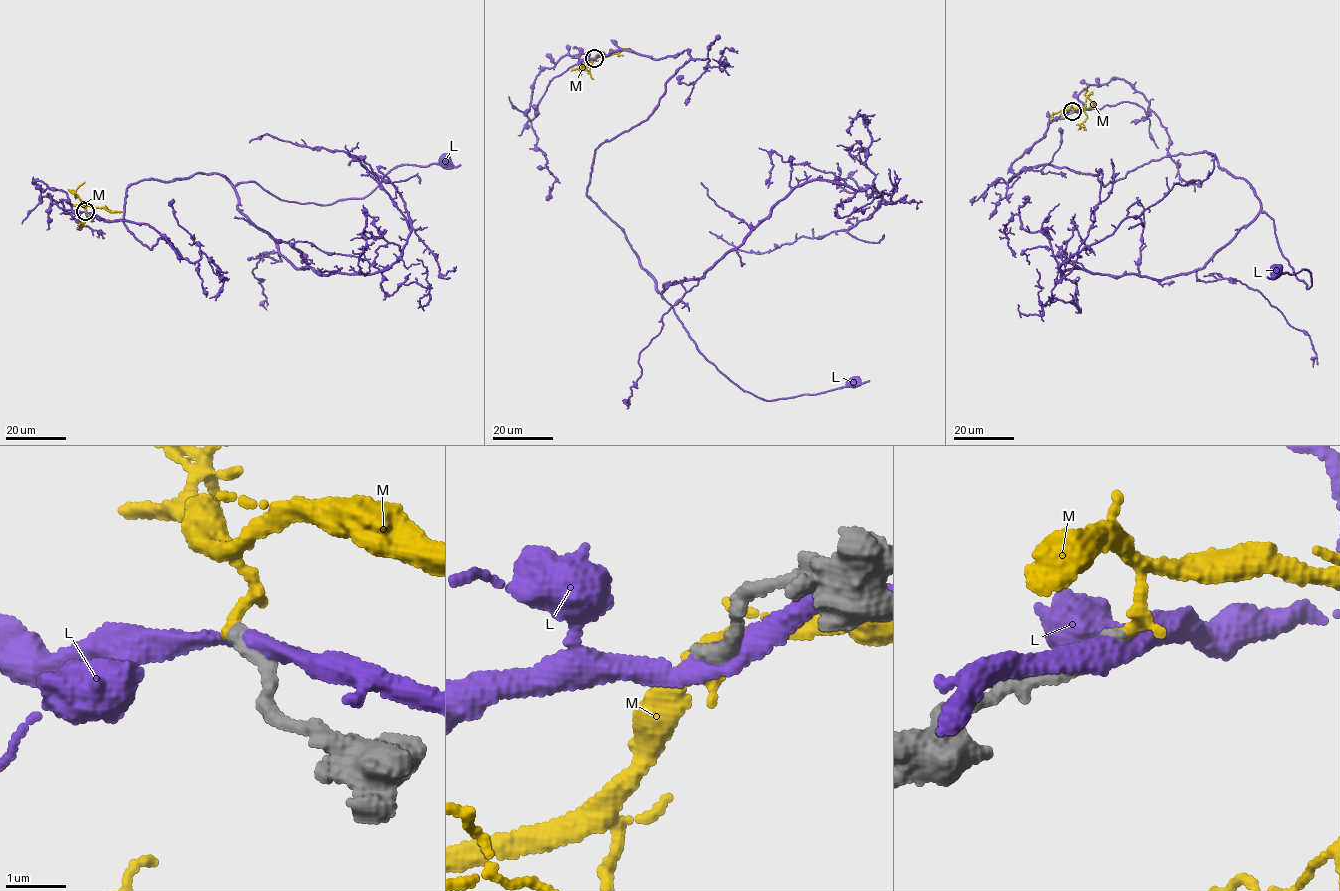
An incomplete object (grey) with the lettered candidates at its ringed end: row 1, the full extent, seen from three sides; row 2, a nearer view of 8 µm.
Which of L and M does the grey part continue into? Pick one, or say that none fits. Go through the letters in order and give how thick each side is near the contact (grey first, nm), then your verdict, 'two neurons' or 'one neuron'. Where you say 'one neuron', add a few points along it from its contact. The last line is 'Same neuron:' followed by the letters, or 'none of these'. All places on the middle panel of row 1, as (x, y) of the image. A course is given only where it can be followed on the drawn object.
L: calibres 280 and 320 nm; two neurons
M: calibres 240 and 170 nm; two neurons
Same neuron: none of these

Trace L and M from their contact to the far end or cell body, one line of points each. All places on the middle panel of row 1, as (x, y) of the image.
L: (595, 57), (690, 57), (648, 117), (597, 149), (586, 196), (700, 353), (766, 400), (853, 383)
M: (594, 58), (625, 49), (635, 54)

